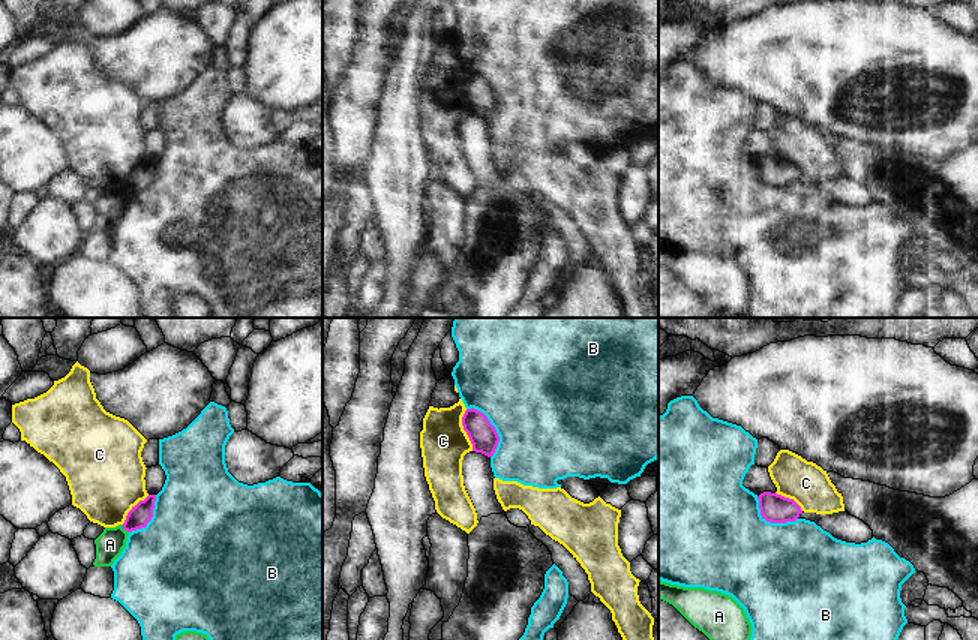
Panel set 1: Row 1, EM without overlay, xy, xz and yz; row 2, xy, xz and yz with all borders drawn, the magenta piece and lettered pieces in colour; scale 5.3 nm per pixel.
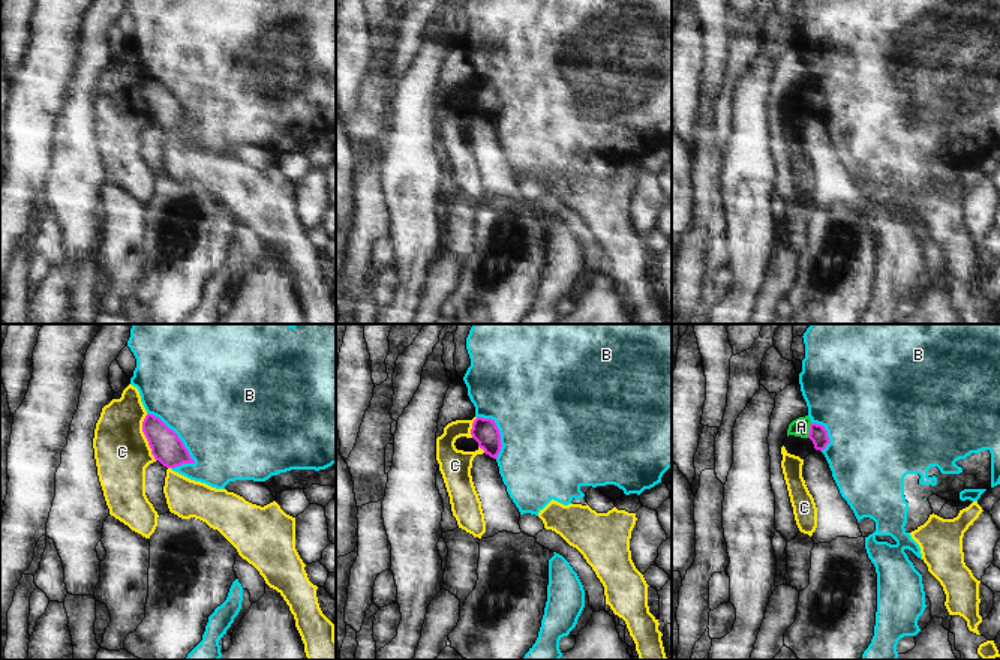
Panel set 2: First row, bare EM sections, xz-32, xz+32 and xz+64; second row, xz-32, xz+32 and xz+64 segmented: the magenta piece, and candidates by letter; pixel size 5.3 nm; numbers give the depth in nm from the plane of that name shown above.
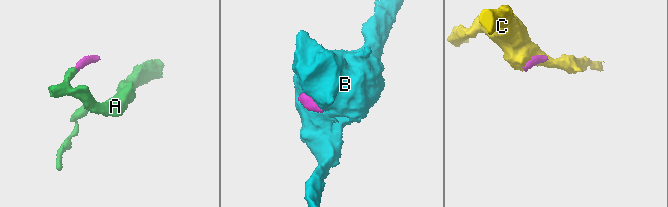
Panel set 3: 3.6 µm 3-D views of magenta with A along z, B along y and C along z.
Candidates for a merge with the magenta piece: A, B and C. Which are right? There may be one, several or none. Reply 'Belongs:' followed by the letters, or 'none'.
Belongs: A

